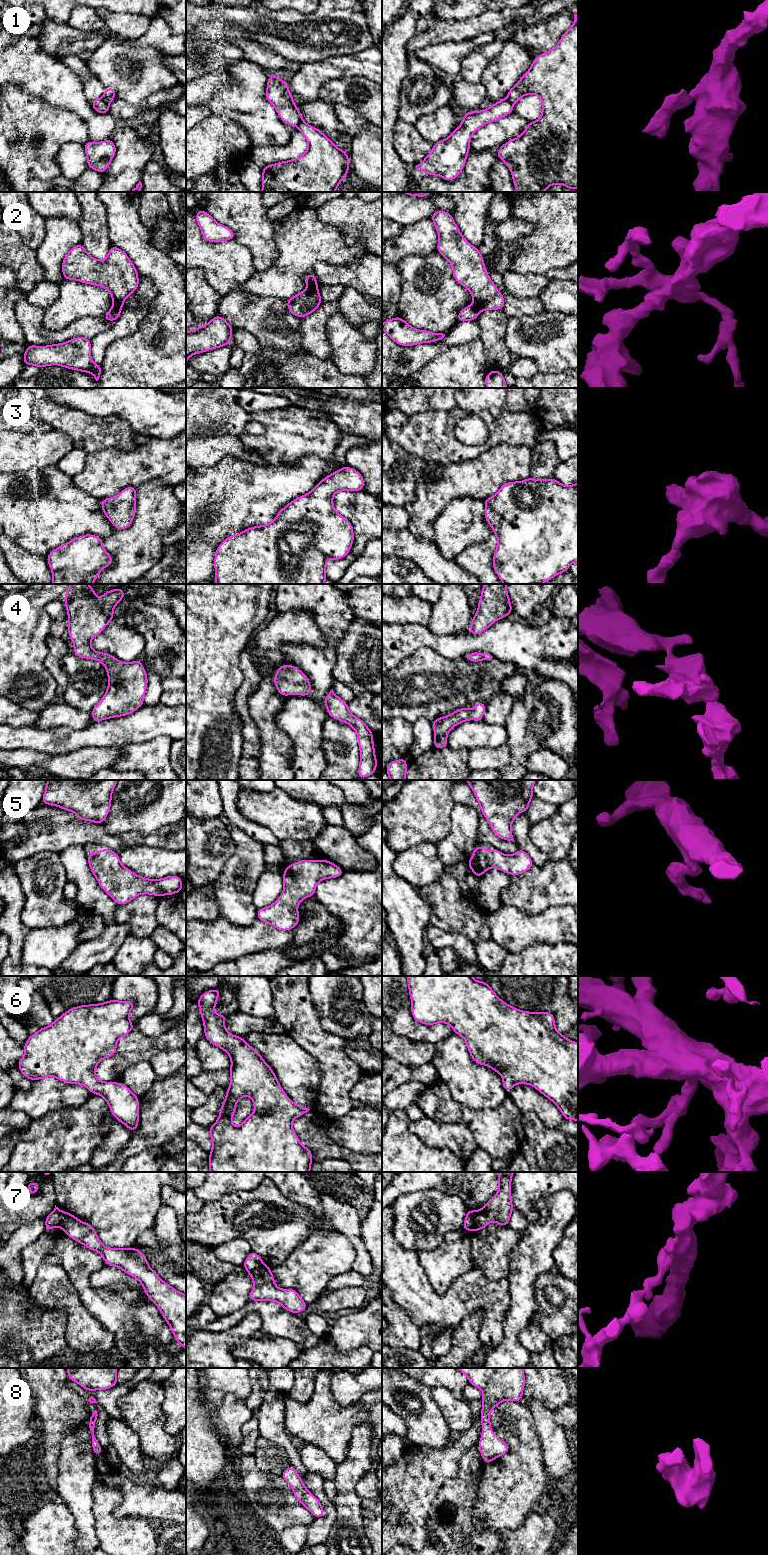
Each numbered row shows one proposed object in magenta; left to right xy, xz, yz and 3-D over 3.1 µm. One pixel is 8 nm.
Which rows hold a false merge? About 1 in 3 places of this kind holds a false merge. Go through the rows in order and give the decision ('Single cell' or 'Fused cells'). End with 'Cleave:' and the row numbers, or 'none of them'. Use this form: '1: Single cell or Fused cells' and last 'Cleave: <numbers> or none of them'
1: Fused cells
2: Fused cells
3: Single cell
4: Single cell
5: Single cell
6: Single cell
7: Fused cells
8: Single cell
Cleave: 1, 2, 7

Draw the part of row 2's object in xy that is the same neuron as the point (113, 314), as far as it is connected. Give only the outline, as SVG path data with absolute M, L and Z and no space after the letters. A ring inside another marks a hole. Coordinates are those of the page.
M112 307L104 316L103 319L105 321L116 321L121 313L121 309L116 309Z

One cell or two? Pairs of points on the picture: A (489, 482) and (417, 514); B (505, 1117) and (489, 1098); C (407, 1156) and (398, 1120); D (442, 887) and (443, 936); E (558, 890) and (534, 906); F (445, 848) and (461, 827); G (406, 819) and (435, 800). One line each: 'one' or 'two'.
A: one
B: two
C: one
D: two
E: one
F: one
G: one

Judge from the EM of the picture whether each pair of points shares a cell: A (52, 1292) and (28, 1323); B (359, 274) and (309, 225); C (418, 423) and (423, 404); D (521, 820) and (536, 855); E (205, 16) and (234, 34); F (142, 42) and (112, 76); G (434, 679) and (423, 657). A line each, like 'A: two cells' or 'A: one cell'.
A: two cells
B: two cells
C: two cells
D: one cell
E: two cells
F: two cells
G: one cell

